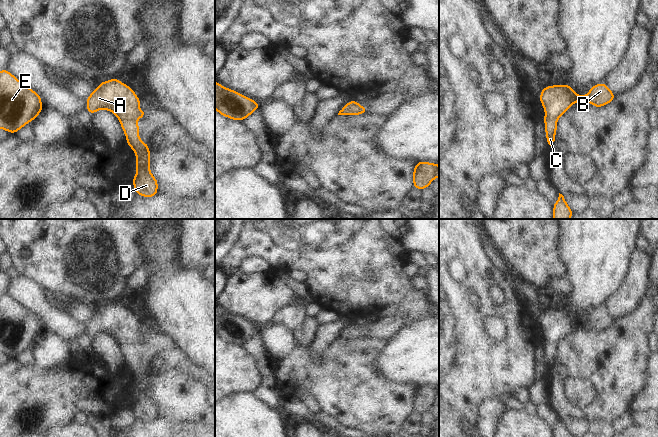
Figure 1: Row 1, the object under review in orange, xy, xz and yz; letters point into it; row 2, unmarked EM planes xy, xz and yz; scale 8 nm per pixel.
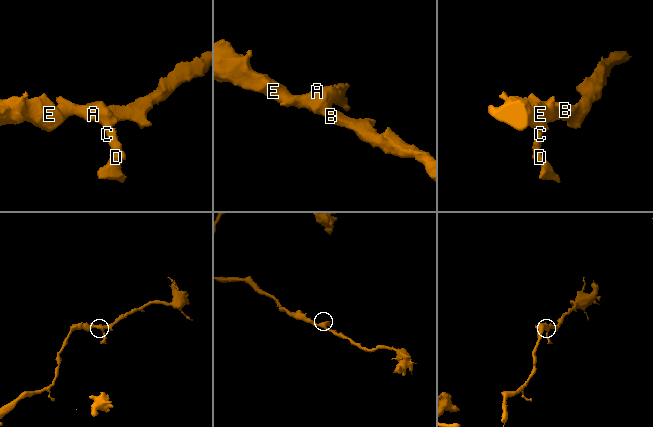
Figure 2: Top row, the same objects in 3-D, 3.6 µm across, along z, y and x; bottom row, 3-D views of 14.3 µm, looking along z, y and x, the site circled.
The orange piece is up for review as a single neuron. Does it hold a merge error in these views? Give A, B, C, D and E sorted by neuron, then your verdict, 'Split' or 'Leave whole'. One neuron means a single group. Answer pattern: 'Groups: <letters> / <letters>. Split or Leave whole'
Groups: A B C D E. Leave whole.

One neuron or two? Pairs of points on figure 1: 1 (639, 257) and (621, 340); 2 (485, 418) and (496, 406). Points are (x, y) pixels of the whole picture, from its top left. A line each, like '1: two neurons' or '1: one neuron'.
1: two neurons
2: one neuron

